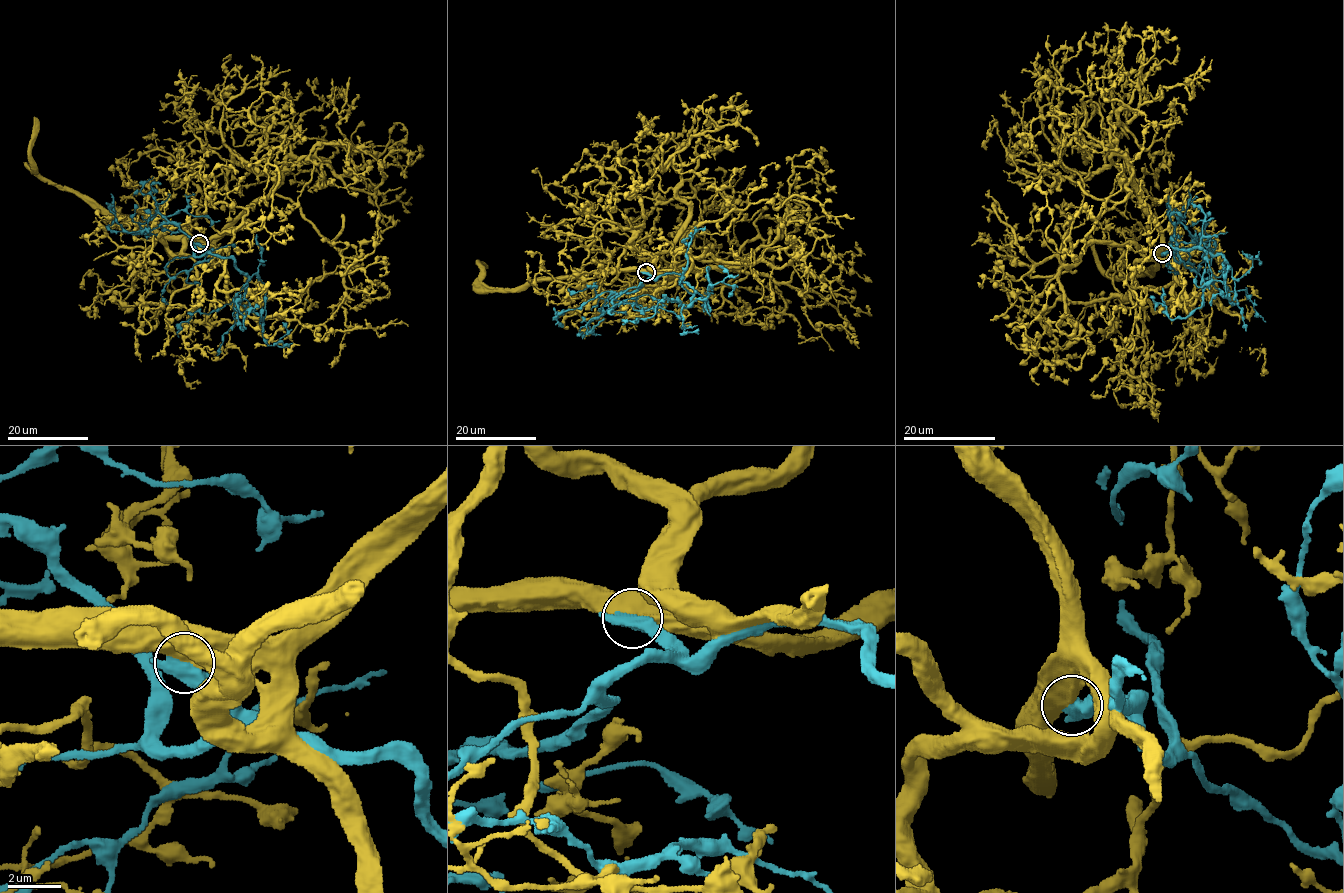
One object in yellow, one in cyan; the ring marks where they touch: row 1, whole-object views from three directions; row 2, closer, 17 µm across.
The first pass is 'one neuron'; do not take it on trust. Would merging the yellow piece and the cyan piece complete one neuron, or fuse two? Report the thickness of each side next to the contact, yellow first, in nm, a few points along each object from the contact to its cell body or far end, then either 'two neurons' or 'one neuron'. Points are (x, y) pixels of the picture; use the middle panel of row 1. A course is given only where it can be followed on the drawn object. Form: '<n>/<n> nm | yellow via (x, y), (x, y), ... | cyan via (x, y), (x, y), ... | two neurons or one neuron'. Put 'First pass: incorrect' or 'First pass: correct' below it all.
750/650 nm | yellow via (645, 272), (671, 276), (746, 263), (778, 235), (786, 215), (793, 156), (809, 149), (825, 165), (818, 149) | cyan via (645, 273), (654, 278), (681, 274), (694, 292), (679, 283), (691, 236), (683, 241), (687, 245) | two neurons
First pass: incorrect

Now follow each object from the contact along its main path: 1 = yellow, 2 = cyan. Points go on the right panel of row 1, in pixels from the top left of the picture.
1: (1161, 253), (1161, 230), (1131, 166), (1127, 197), (1065, 254), (1046, 236), (1046, 194), (1037, 183), (1023, 196)
2: (1162, 253), (1173, 254), (1170, 247), (1205, 252), (1202, 304), (1172, 320), (1162, 287)

